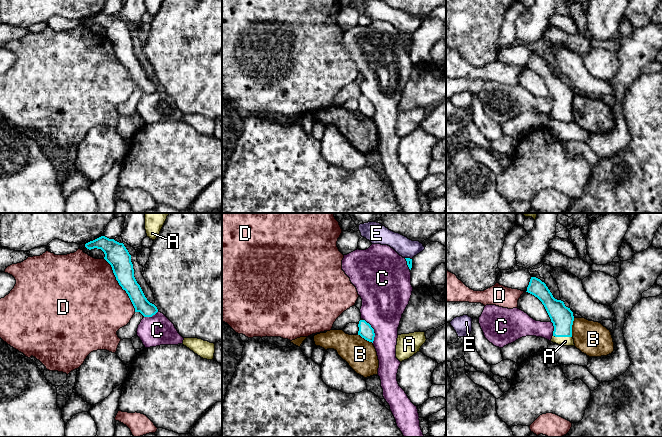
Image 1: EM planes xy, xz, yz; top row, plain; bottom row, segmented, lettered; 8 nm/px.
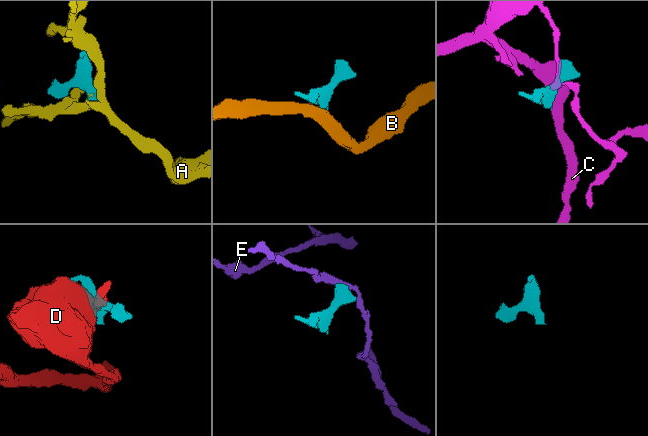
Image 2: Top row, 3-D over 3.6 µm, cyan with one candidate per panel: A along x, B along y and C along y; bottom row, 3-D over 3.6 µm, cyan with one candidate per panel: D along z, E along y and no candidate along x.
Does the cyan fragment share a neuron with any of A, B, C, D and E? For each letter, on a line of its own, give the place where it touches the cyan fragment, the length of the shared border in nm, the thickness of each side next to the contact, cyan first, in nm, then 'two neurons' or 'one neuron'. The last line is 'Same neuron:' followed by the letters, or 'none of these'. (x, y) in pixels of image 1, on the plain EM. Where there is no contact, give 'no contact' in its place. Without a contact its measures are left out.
A: yz (562, 112) | 150 nm | 180/80 nm | one neuron
B: yz (571, 103) | 150 nm | 180/280 nm | two neurons
C: xz (373, 106) | 200 nm | 110/360 nm | two neurons
D: xy (119, 60) | 500 nm | 190/500 nm | two neurons
E: xz (408, 34) | 60 nm | 50/150 nm | two neurons
Same neuron: A

